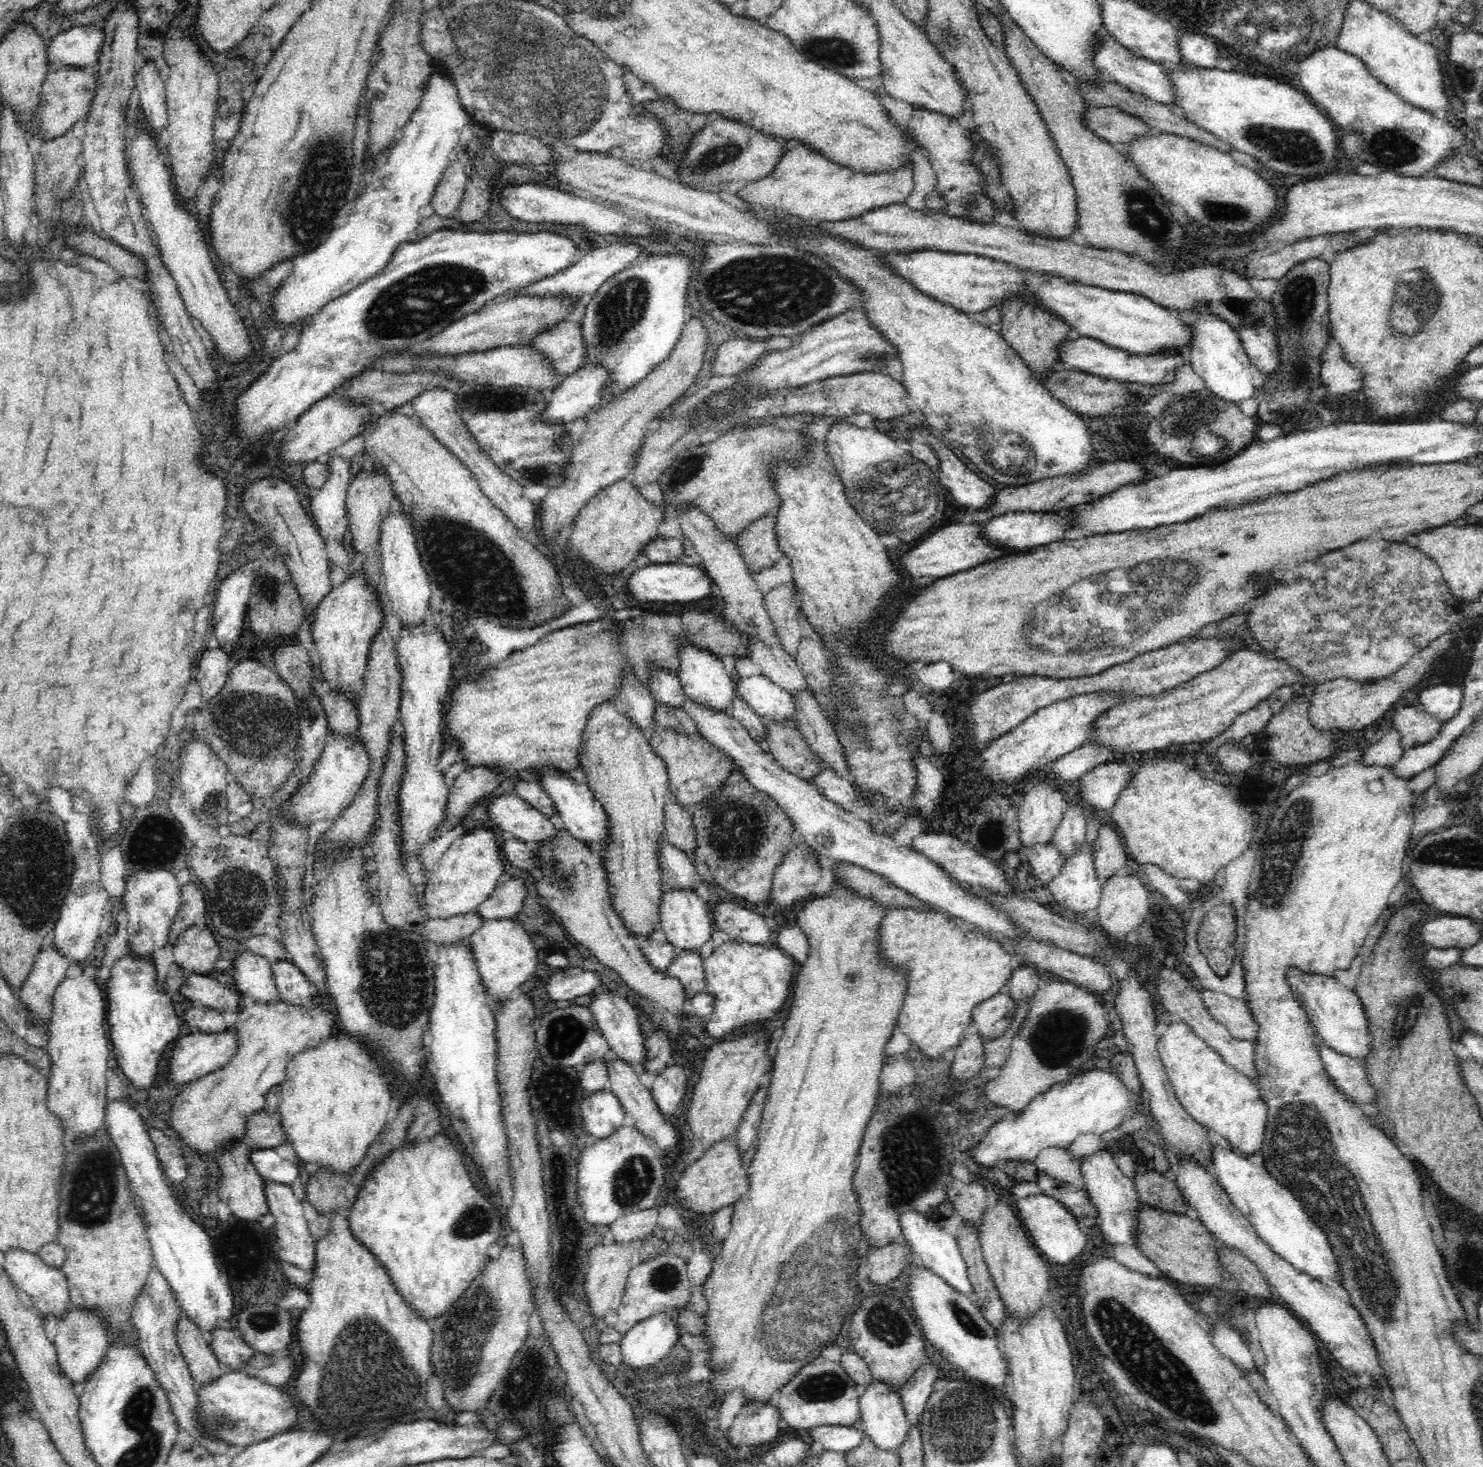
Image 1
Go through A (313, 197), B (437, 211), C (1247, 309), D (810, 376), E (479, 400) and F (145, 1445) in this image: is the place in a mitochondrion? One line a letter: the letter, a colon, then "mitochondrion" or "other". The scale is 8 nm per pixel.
A: mitochondrion
B: other
C: mitochondrion
D: other
E: mitochondrion
F: mitochondrion

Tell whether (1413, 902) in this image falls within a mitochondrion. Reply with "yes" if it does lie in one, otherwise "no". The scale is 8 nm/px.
no

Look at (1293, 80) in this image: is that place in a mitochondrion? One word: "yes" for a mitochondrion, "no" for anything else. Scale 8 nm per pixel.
no

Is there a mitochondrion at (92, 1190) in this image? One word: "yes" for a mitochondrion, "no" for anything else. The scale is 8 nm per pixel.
yes

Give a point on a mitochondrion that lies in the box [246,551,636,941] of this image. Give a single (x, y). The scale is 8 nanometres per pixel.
(270, 590)

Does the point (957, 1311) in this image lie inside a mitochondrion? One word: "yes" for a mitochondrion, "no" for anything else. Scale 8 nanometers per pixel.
yes

